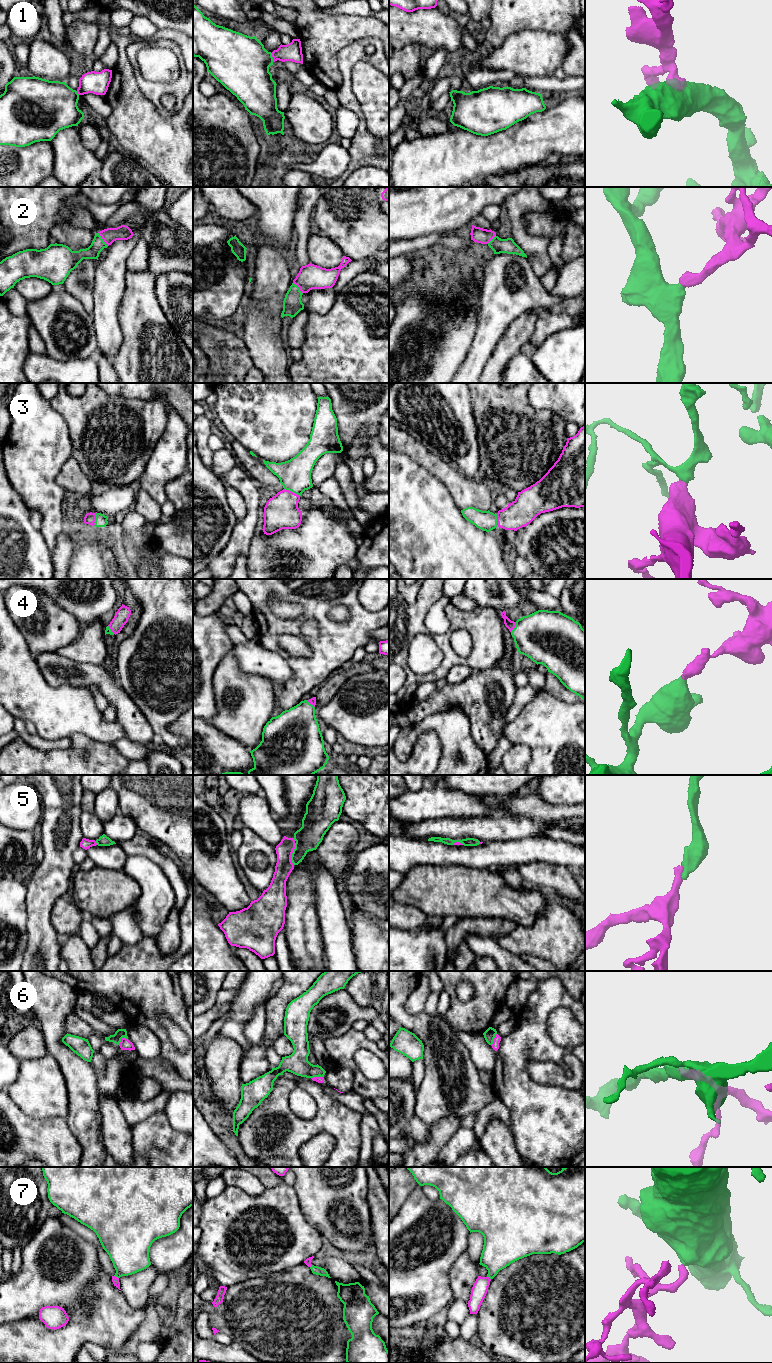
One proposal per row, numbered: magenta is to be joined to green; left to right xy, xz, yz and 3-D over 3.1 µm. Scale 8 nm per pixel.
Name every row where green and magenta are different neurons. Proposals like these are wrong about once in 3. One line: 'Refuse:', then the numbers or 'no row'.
Refuse: 6

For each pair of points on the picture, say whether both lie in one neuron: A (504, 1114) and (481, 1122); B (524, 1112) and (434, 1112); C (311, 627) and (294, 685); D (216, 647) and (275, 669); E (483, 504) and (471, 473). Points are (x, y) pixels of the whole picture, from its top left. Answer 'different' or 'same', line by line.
A: same
B: different
C: different
D: different
E: different

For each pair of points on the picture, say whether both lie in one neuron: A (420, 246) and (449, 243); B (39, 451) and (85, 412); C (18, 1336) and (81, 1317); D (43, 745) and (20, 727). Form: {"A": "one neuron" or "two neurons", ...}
{"A": "one neuron", "B": "two neurons", "C": "one neuron", "D": "one neuron"}

